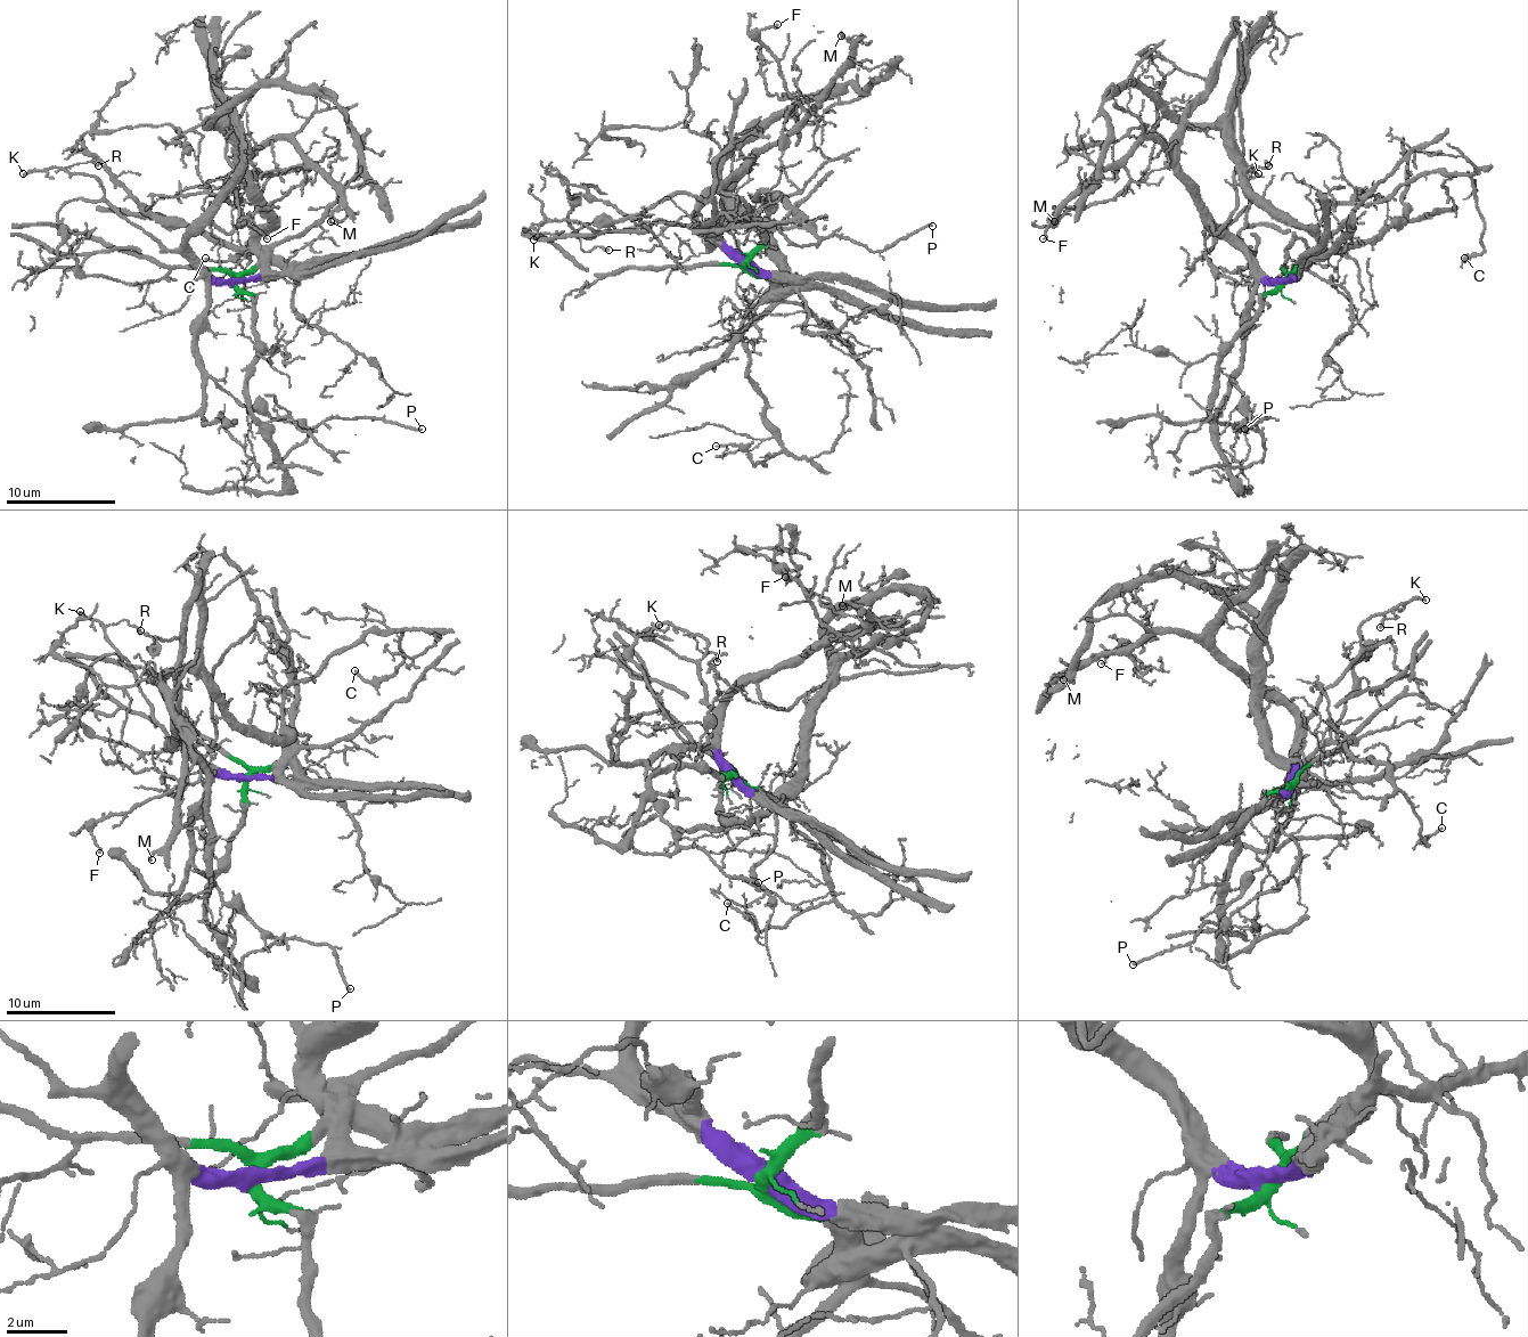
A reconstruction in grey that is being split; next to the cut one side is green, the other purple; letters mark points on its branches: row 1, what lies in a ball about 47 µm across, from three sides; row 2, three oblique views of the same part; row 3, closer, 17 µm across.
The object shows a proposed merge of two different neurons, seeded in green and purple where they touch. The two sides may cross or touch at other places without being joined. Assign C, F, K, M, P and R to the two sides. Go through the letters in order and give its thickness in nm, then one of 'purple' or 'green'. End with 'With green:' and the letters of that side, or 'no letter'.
C: 150 nm | green
F: 130 nm | purple
K: 190 nm | purple
M: 160 nm | purple
P: 160 nm | purple
R: 170 nm | purple
With green: C

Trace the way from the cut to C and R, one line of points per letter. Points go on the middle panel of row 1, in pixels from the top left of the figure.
C: (745, 265), (770, 284), (742, 317), (748, 377), (781, 447), (765, 466), (737, 447), (715, 447)
R: (745, 265), (687, 226), (656, 220), (621, 231), (605, 220), (586, 223), (577, 231), (586, 251), (607, 251)

